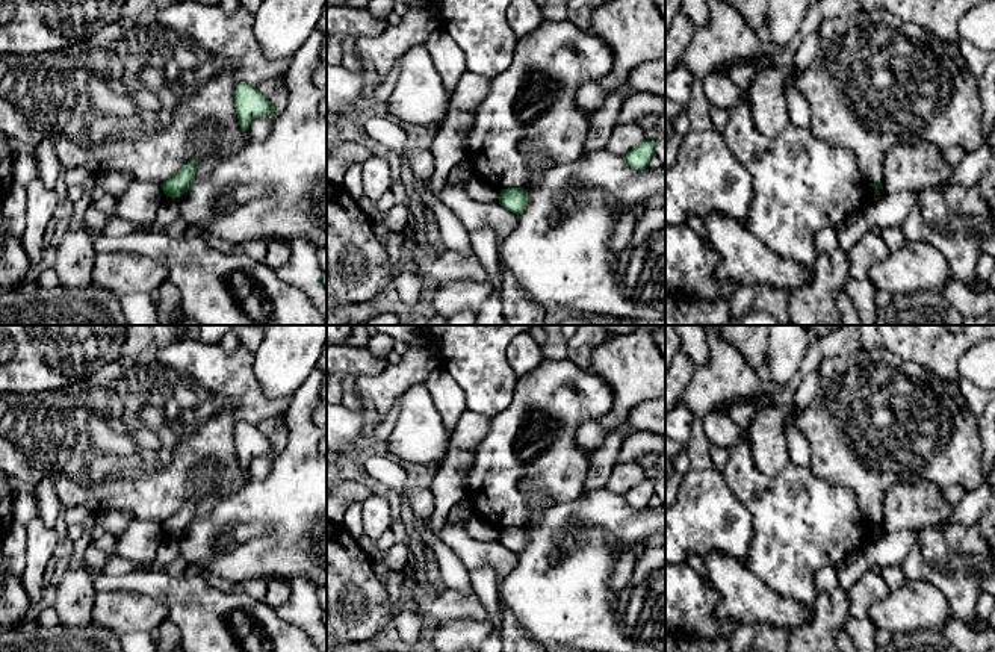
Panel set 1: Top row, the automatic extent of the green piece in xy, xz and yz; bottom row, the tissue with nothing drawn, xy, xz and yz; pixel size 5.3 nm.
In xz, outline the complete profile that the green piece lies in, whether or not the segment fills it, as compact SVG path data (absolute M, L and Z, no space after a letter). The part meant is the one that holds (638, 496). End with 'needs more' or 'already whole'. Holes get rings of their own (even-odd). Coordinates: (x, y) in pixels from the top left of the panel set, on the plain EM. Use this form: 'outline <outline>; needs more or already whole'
outline M647 478L643 483L634 486L631 490L628 490L623 499L632 508L646 508L653 495L655 481Z; already whole

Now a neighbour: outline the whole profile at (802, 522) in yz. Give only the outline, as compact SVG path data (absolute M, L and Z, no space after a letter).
M727 413L706 414L703 428L709 443L723 445L729 451L724 480L752 517L747 567L779 598L798 602L815 616L820 591L814 584L814 572L842 564L863 545L868 532L869 522L853 490L818 477L812 467L791 463L776 475L761 472L752 458L749 428L738 427Z

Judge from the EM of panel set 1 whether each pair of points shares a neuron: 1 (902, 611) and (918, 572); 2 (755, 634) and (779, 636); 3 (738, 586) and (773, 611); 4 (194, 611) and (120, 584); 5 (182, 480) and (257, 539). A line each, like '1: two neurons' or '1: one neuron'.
1: two neurons
2: one neuron
3: one neuron
4: one neuron
5: two neurons

